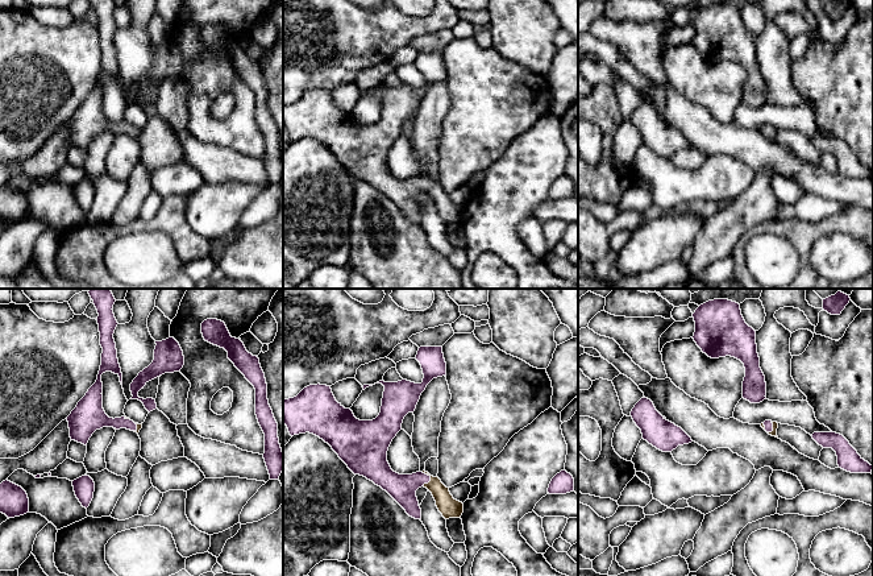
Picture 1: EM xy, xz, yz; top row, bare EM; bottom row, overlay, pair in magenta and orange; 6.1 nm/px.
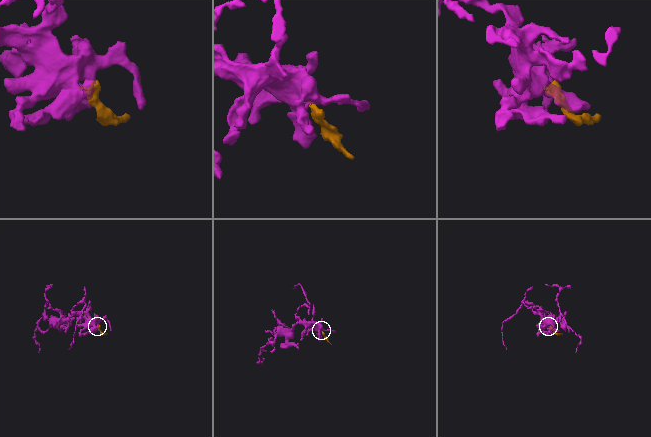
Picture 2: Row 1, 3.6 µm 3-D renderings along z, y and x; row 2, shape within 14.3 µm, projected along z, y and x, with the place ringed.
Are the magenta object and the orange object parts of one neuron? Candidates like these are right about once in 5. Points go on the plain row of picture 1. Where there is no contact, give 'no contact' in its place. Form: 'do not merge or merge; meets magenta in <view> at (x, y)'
merge; meets magenta in xz at (429, 182)

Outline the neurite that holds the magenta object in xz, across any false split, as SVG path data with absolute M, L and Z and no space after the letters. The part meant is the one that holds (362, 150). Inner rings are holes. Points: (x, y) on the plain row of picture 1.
M420 51L416 65L423 74L423 87L407 84L377 87L384 91L379 120L373 125L359 125L350 113L338 108L331 91L309 90L296 101L283 104L283 128L291 141L313 138L328 148L354 178L366 182L386 195L404 215L421 224L416 195L427 192L445 224L461 223L463 208L454 204L441 185L428 177L399 179L387 166L387 156L402 134L408 117L413 117L427 90L446 80L442 51Z

